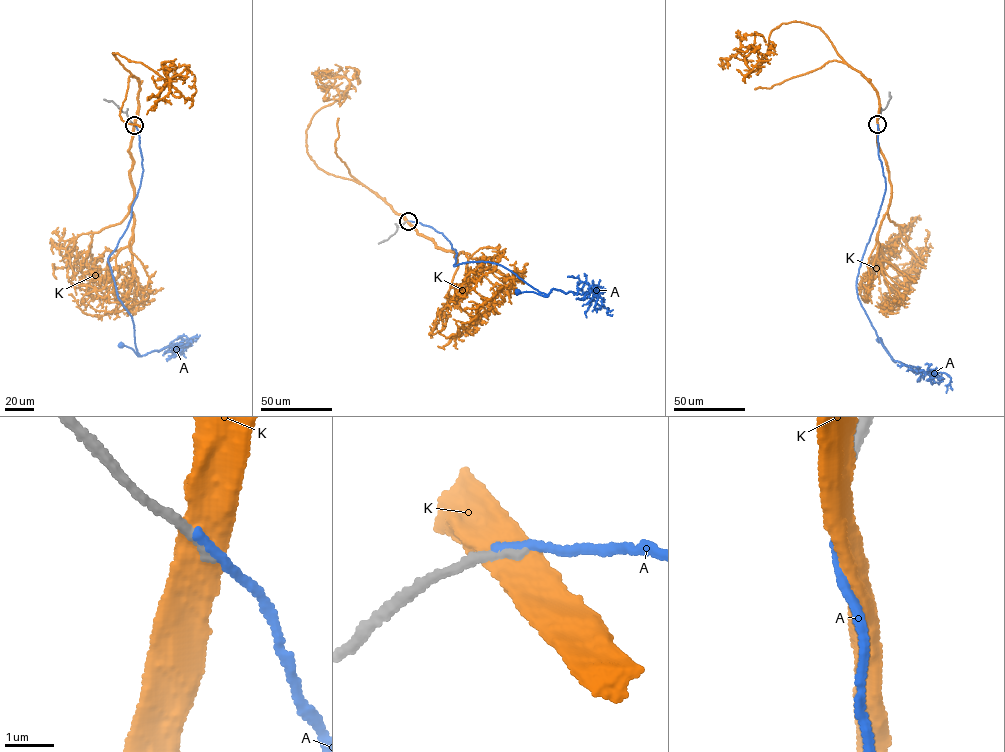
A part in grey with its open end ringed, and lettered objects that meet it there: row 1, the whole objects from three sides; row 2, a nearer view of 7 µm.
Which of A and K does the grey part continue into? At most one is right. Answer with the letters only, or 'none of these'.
none of these

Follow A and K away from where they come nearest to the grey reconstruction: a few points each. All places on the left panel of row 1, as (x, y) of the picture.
A: (134, 125), (140, 186), (107, 260), (131, 316), (137, 352), (191, 342), (171, 356)
K: (134, 124), (138, 79), (113, 53), (155, 72), (176, 97), (181, 94), (168, 79), (176, 68), (189, 67)

